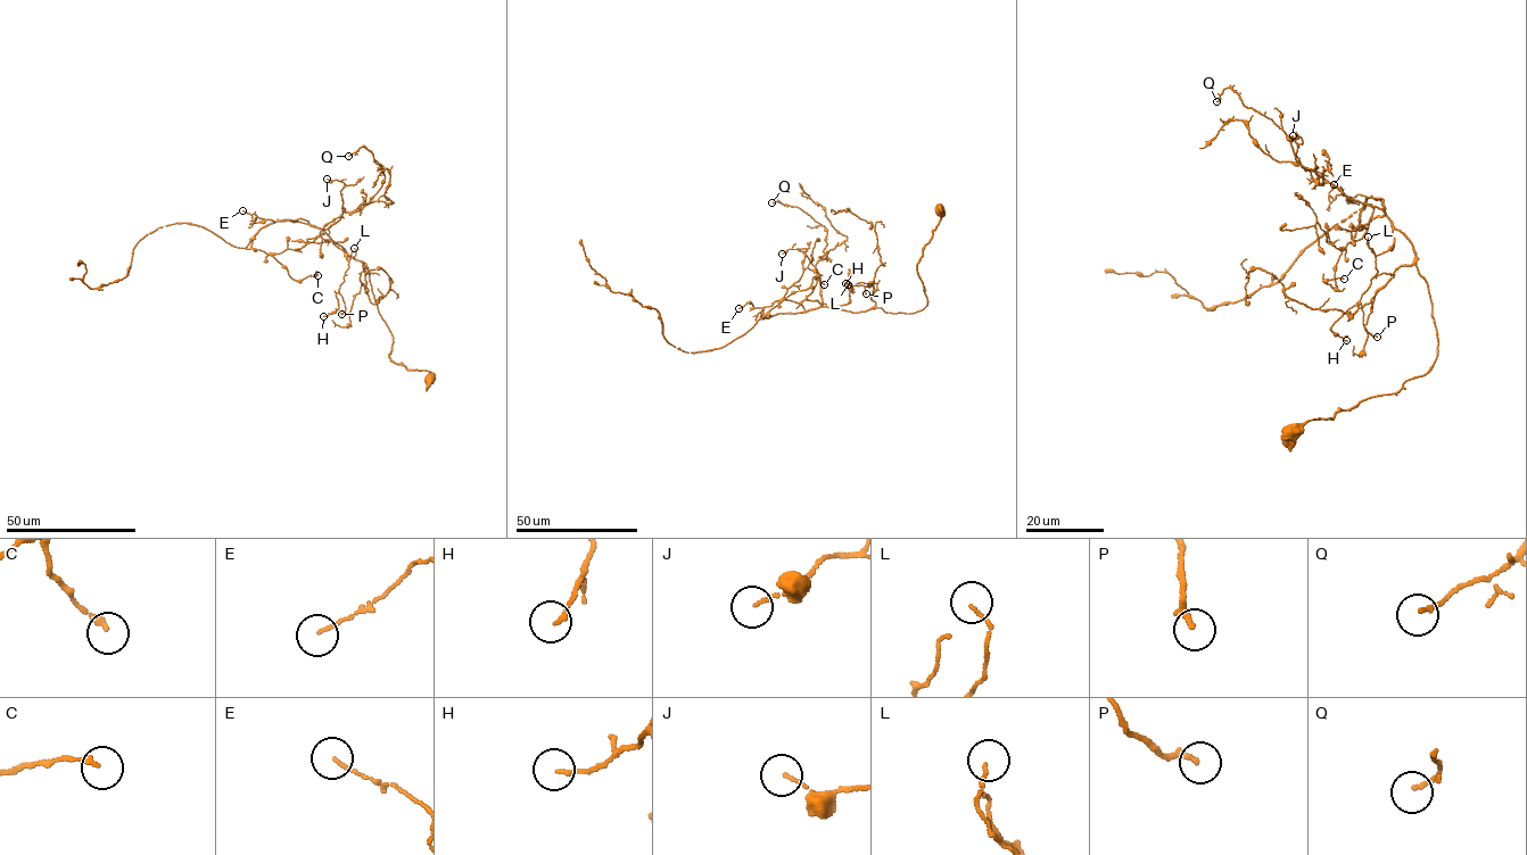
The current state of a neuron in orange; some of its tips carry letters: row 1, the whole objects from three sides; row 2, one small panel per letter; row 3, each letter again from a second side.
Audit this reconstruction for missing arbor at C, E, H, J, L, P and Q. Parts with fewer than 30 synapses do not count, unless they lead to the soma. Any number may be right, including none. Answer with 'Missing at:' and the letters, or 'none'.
Missing at: none

